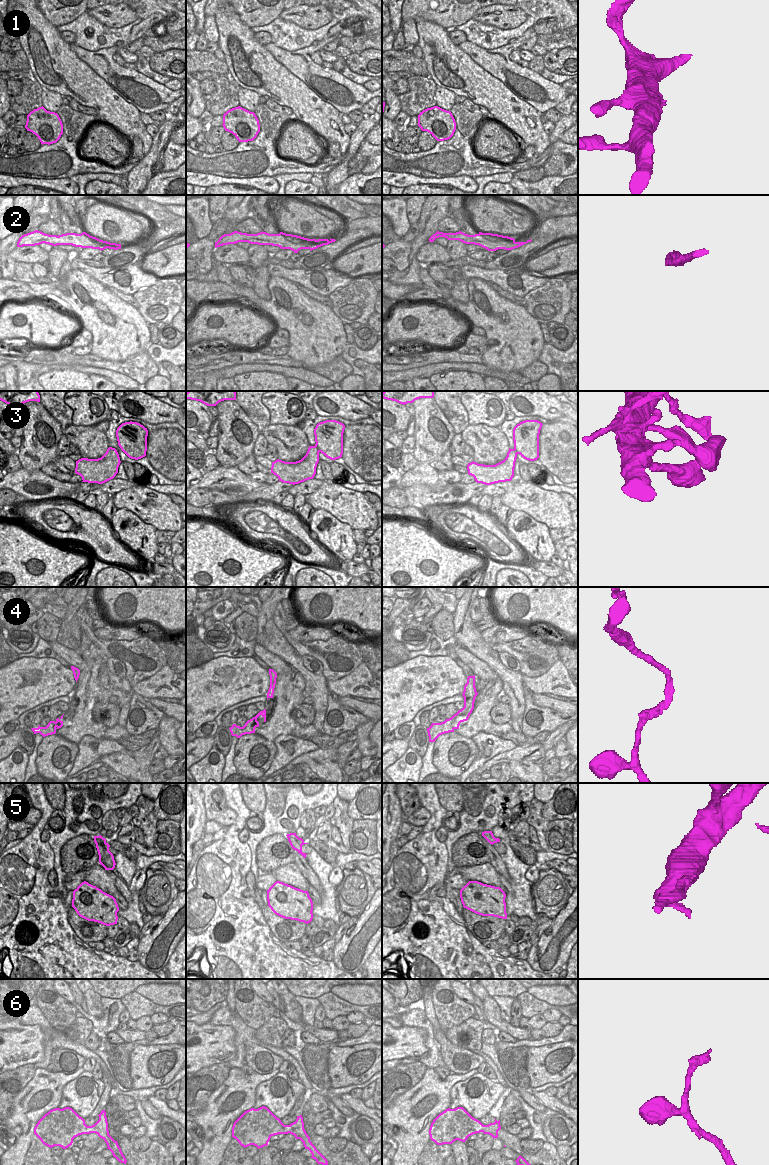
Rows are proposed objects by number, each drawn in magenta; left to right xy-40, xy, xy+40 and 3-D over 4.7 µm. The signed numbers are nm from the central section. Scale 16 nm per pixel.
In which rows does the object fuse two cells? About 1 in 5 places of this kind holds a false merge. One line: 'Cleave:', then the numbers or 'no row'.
Cleave: 5

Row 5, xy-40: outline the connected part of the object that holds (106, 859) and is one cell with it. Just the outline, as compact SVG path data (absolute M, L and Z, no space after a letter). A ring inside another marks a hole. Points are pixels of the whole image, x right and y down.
M96 842L95 844L99 855L99 863L105 870L113 870L116 863L113 854L109 851L110 845L101 842Z

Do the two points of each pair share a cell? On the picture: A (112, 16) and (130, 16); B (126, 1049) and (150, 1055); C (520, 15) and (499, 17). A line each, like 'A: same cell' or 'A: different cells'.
A: same cell
B: different cells
C: same cell

